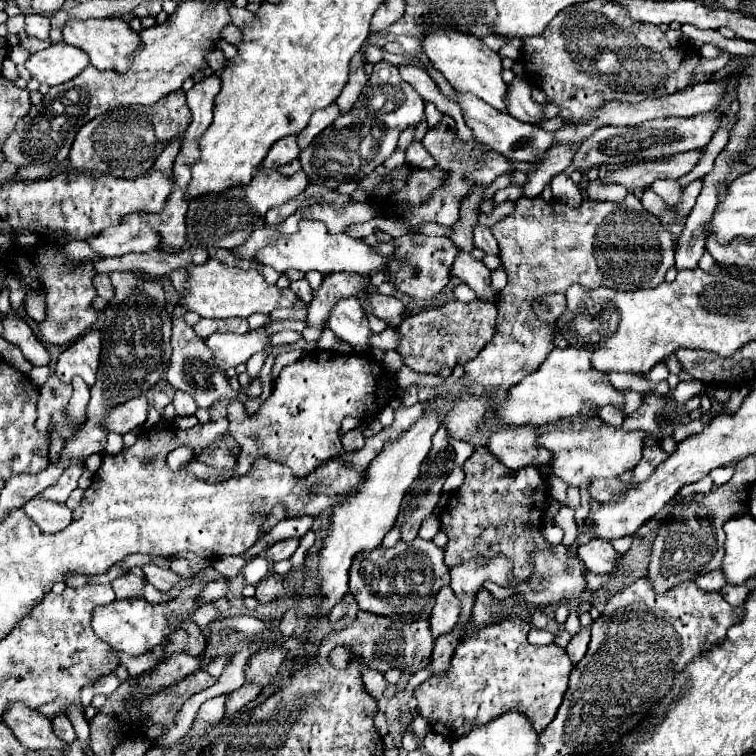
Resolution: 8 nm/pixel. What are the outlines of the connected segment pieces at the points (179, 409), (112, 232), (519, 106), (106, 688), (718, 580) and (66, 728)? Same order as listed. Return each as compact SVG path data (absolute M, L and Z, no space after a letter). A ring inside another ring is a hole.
M180 390L174 394L172 404L176 406L176 416L192 416L196 412L196 408L198 408L194 398L188 392L180 392Z
M130 214L122 220L122 224L100 232L98 236L86 240L90 248L106 258L106 256L124 256L128 252L148 252L160 244L160 234L150 230L146 220L140 214Z
M516 76L510 82L510 96L506 96L506 106L508 112L518 120L536 124L538 120L542 120L542 106L530 98L530 90L530 84L526 84L524 78Z
M110 673L108 676L102 676L100 682L96 682L94 686L94 694L111 694L120 686L121 680L116 676L115 673Z
M720 570L704 574L704 576L698 576L698 580L696 580L696 586L700 590L704 590L704 592L718 592L724 584L726 584L726 580L724 580L724 574Z
M66 714L54 716L54 718L52 718L52 728L54 728L56 736L58 736L60 740L64 740L66 744L70 744L70 742L76 740L76 732L74 732L74 728L72 728L72 724L70 724L70 718L68 718Z

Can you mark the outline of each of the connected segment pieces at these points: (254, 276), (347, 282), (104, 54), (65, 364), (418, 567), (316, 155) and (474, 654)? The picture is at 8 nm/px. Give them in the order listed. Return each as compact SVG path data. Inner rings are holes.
M208 260L202 266L188 266L186 272L186 290L182 292L178 304L200 314L202 318L248 318L254 312L270 314L276 308L290 308L298 300L298 296L290 288L282 290L278 286L270 286L264 276L254 268L244 272L242 268L228 268L218 260Z
M346 272L326 274L308 306L308 324L324 328L328 314L336 306L338 298L356 296L358 292L364 292L368 284L370 284L370 276L354 276Z
M70 18L62 28L62 36L64 36L66 44L72 44L72 46L84 50L90 56L90 64L94 64L100 70L116 68L118 72L124 72L128 66L128 58L140 46L138 34L122 18L102 18L102 20L98 20L98 18L88 18L88 20Z
M100 330L86 332L60 354L56 364L56 376L62 382L70 382L72 376L80 376L88 386L92 386L98 372L100 350L102 350Z
M416 538L412 544L398 542L392 548L364 552L354 558L350 570L350 592L360 608L404 624L430 618L436 594L448 584L450 574L444 564L444 550L422 538Z
M380 60L374 64L372 76L352 112L338 116L330 128L318 134L312 144L300 152L302 170L310 176L310 182L332 190L342 182L358 182L358 172L360 176L368 176L396 150L402 130L420 122L426 122L422 96L400 78L398 66Z
M518 616L504 618L496 624L488 624L480 628L478 632L472 632L466 636L466 640L460 640L454 656L452 666L446 676L432 676L426 682L422 682L414 690L414 698L418 700L418 714L426 718L432 726L432 730L448 740L458 740L458 736L468 734L472 728L482 726L494 718L498 718L504 712L522 712L532 728L536 732L542 732L556 716L558 706L562 704L562 698L568 688L568 678L572 672L572 662L566 656L564 648L558 648L556 644L550 646L532 646L528 642L530 624Z

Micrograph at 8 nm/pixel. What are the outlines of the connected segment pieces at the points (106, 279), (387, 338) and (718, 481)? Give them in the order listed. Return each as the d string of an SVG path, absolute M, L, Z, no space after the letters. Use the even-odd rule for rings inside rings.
M96 274L96 276L92 278L92 286L94 286L97 295L107 302L110 302L114 297L114 288L111 284L109 274Z
M386 328L380 334L370 336L370 348L380 348L380 350L392 350L396 346L396 332L392 328Z
M726 466L726 468L718 468L718 470L710 472L710 478L712 478L714 486L722 486L722 484L726 484L732 478L732 474L734 474L734 468Z

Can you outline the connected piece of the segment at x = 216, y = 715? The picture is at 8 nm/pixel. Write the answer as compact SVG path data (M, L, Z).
M222 694L216 696L208 702L204 702L196 714L196 720L192 724L192 730L189 731L187 737L195 735L206 736L206 728L212 726L214 722L218 722L224 714L226 714L226 702L228 702L230 694Z

